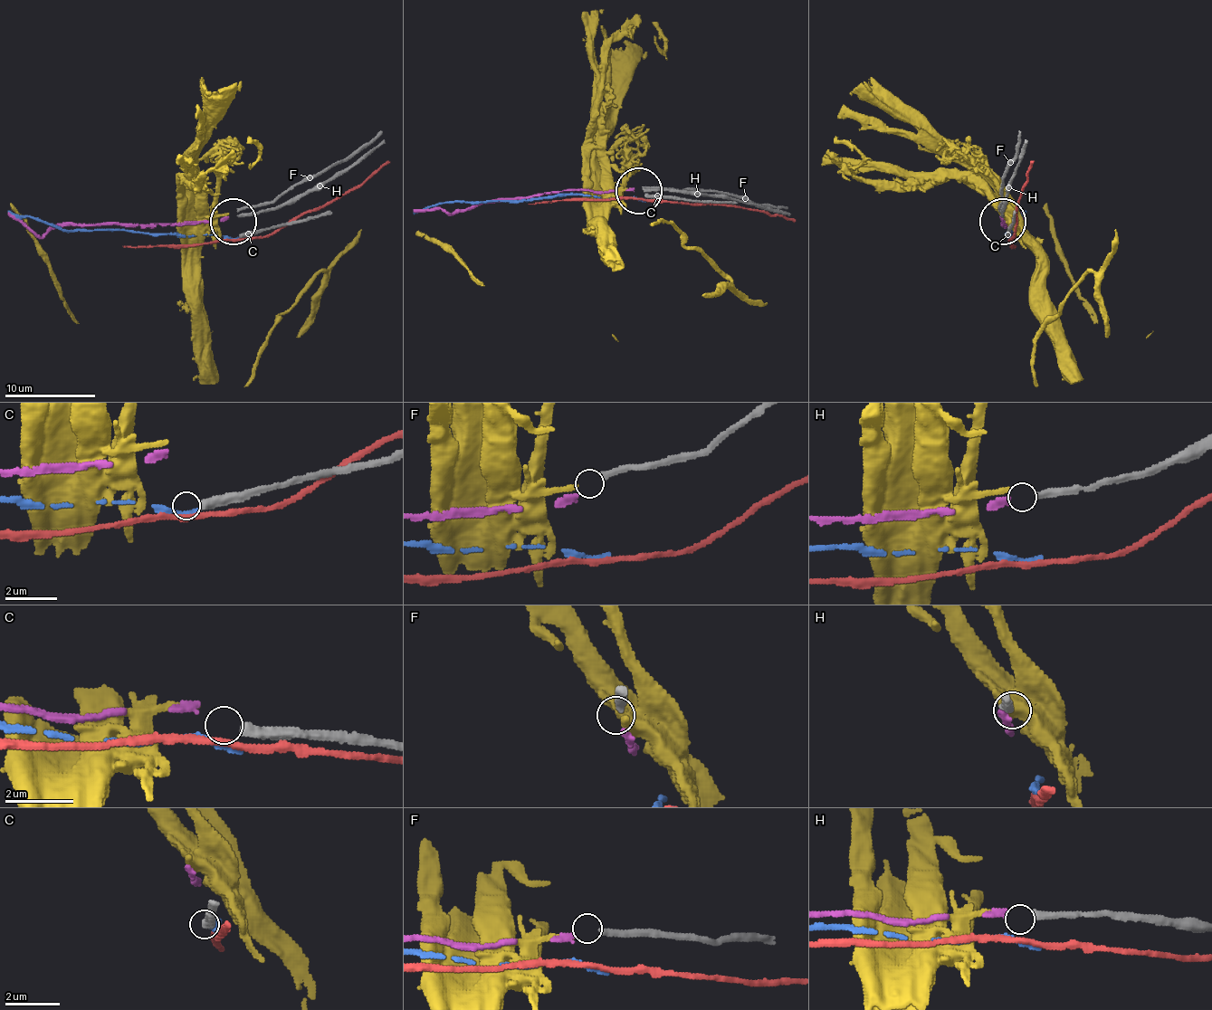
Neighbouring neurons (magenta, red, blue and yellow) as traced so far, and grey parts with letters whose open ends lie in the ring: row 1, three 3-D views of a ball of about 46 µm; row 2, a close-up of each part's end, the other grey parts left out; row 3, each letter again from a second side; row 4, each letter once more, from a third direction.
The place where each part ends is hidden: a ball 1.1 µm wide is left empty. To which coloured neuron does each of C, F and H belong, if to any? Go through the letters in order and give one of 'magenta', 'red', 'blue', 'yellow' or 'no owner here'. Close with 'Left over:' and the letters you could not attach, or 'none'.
C: no owner here
F: no owner here
H: magenta
Left over: C, F

